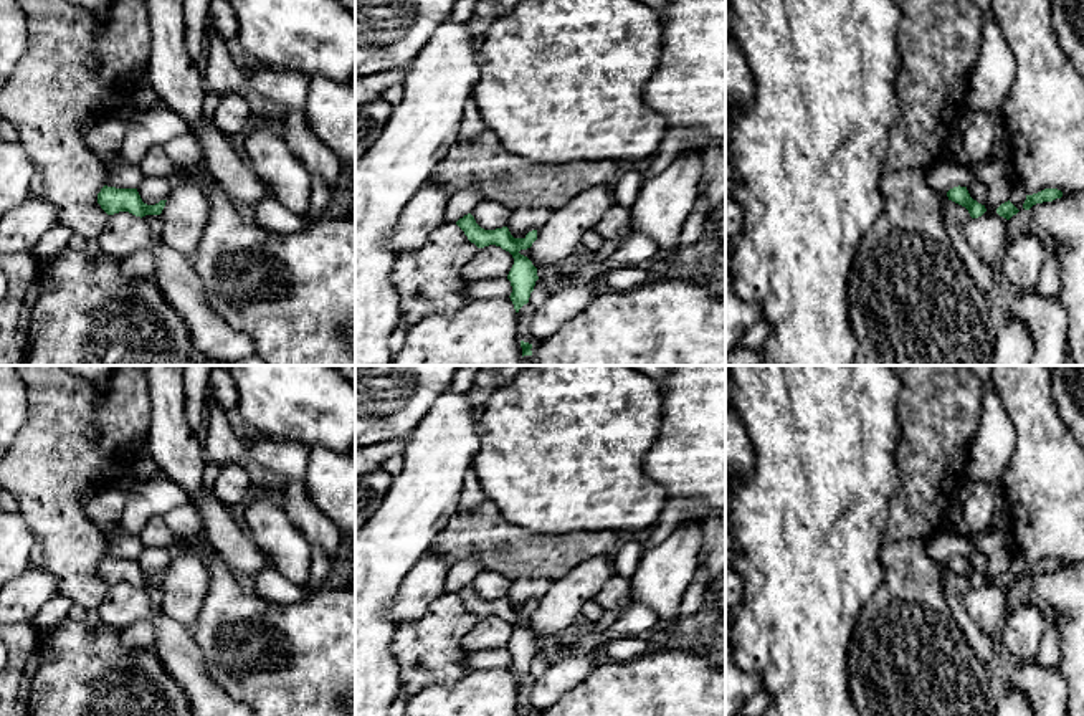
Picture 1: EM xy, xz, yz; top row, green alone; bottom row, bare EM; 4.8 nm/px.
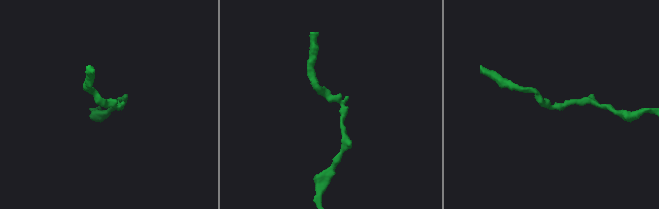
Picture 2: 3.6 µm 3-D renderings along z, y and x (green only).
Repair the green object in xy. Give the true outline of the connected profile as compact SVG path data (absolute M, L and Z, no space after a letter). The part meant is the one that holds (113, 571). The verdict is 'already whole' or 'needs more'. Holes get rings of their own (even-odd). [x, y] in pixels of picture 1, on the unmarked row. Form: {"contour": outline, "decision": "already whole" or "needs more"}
{"contour": "M104 556L97 564L97 574L107 585L119 582L129 582L136 587L160 585L167 570L160 570L155 575L142 572L137 559L116 559Z", "decision": "already whole"}

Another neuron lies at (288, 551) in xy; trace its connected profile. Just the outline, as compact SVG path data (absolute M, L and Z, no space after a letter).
M254 491L246 501L246 531L268 557L268 566L291 584L306 587L311 544L291 523L276 496Z

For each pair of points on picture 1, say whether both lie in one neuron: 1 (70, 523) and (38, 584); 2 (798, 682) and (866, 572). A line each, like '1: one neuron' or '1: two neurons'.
1: two neurons
2: one neuron

